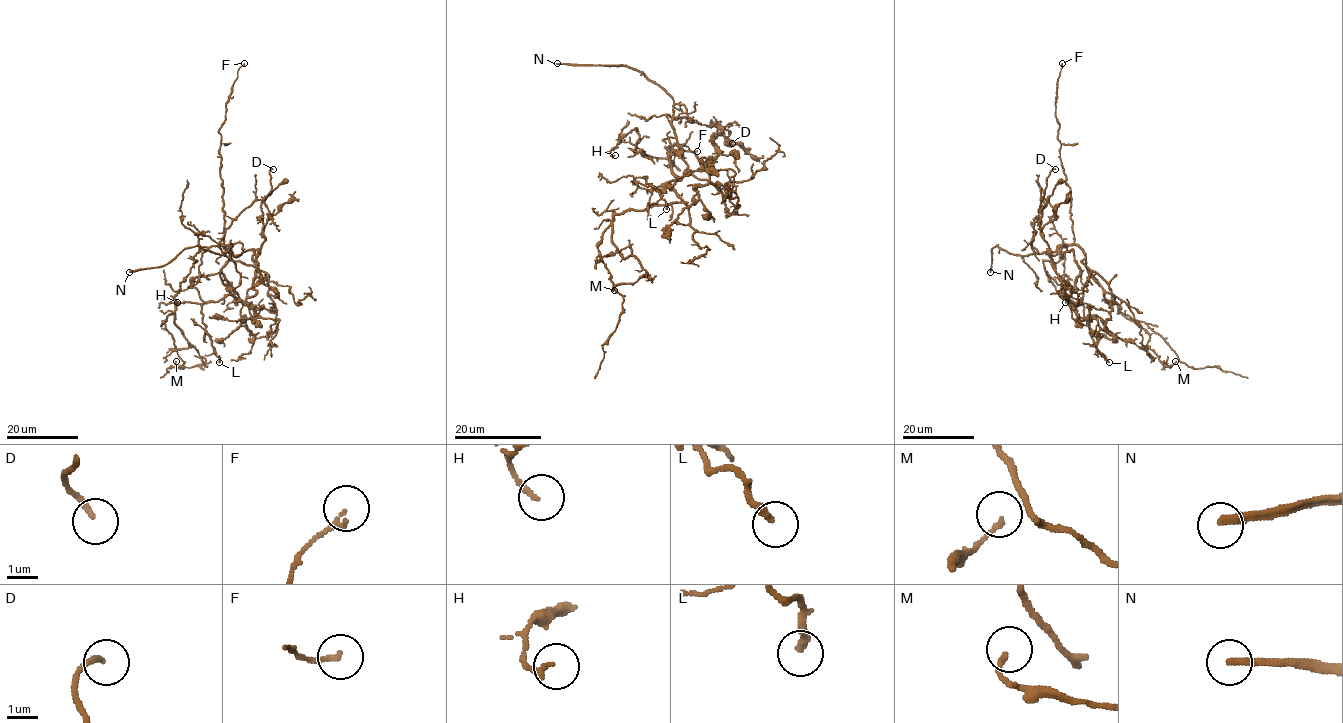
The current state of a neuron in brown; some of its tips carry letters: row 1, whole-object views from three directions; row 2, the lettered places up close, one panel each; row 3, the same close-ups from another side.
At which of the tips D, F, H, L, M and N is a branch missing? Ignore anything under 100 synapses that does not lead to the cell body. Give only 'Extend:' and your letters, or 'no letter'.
Extend: N

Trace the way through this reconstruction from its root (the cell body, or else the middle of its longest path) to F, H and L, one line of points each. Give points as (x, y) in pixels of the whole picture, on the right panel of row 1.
F: (1088, 270), (1085, 253), (1074, 242), (1071, 191), (1057, 138), (1059, 122), (1055, 116), (1055, 100), (1062, 63)
H: (1088, 270), (1085, 253), (1076, 245), (1063, 247), (1062, 257), (1056, 262), (1043, 262), (1048, 279), (1065, 302)
L: (1088, 270), (1093, 276), (1083, 288), (1084, 318), (1094, 346), (1109, 362)

